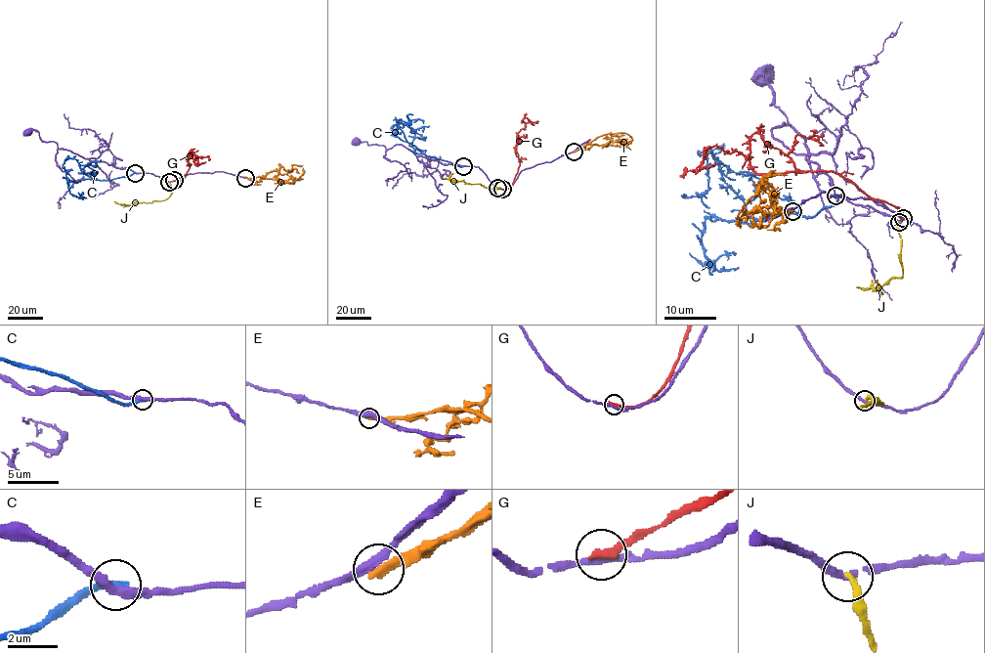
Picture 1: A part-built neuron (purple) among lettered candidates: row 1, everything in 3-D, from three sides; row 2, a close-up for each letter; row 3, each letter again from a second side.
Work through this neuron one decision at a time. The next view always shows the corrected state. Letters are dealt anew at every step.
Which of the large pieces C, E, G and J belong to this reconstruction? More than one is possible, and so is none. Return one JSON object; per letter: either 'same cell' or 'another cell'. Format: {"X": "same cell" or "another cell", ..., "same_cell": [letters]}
{"C": "another cell", "E": "another cell", "G": "another cell", "J": "another cell", "same_cell": []}

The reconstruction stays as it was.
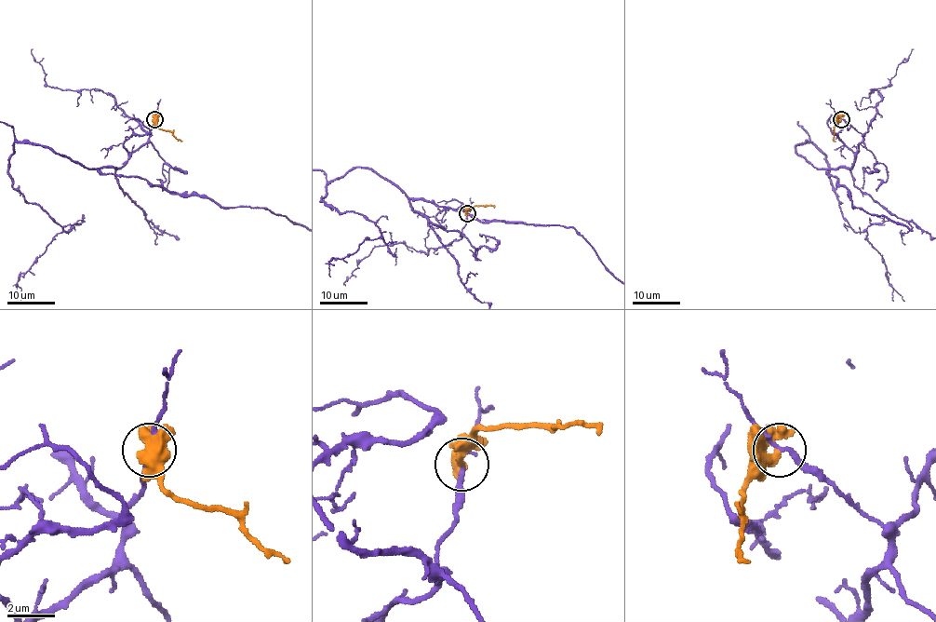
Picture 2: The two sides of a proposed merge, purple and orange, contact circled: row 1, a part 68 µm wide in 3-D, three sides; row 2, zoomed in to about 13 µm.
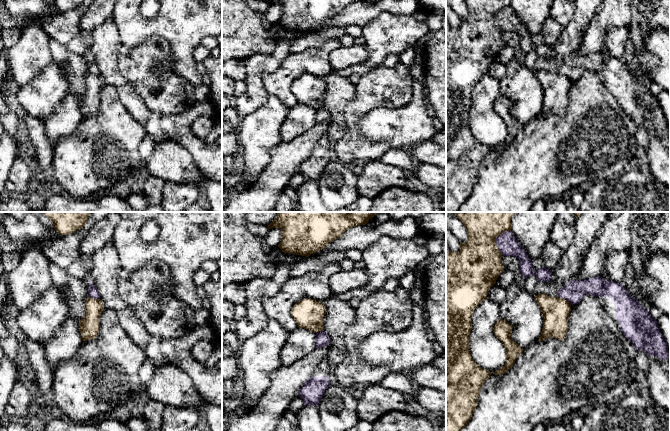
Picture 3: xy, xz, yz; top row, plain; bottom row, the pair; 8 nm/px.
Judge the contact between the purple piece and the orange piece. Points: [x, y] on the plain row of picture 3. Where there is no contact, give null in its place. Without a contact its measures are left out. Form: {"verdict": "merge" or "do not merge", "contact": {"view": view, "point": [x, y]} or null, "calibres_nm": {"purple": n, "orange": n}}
{"verdict": "do not merge", "contact": {"view": "yz", "point": [495, 15]}, "calibres_nm": {"purple": 160, "orange": 380}}

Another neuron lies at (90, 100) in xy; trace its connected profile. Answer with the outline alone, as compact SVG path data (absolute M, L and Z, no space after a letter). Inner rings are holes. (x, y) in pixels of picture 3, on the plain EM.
M88 73L85 77L86 90L80 96L82 117L94 116L100 105L100 92L104 85L100 75Z

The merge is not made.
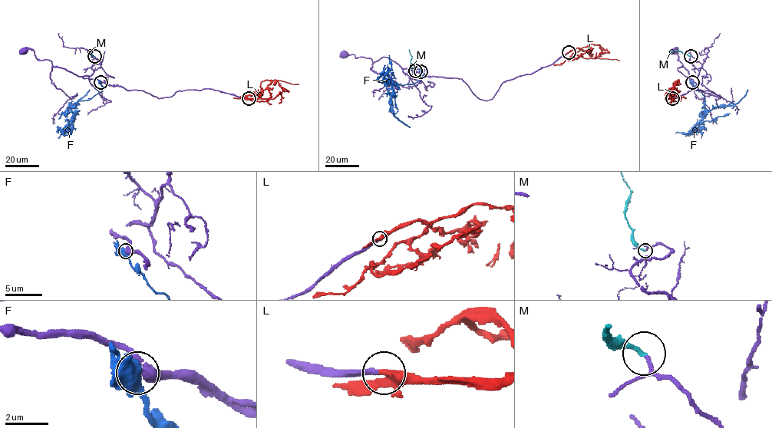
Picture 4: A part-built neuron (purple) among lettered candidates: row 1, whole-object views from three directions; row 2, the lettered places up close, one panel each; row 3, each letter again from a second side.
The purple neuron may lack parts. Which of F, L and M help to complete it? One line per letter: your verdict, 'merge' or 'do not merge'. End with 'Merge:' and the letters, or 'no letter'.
F: do not merge
L: merge
M: merge
Merge: L, M

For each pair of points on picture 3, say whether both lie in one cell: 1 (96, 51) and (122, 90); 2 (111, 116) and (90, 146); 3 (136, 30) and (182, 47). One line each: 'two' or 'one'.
1: one
2: one
3: one

